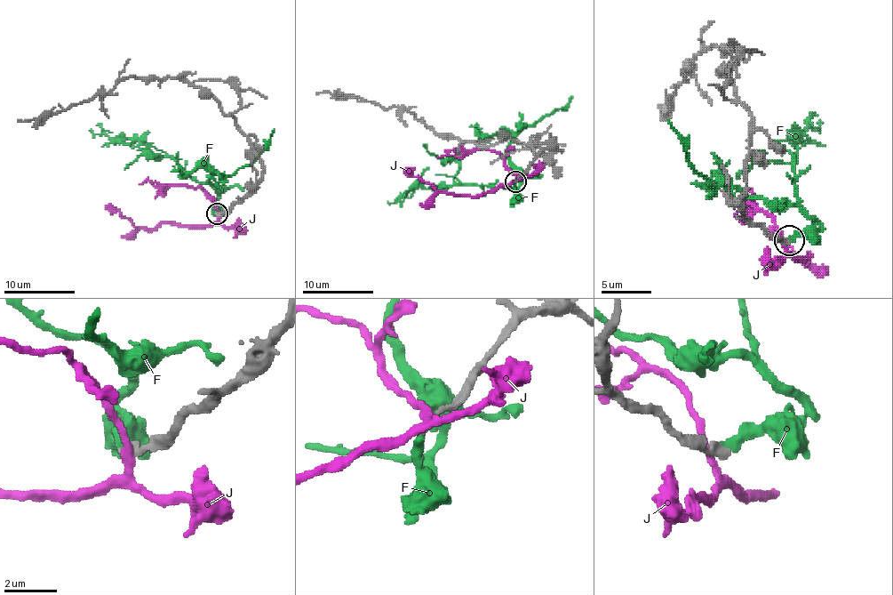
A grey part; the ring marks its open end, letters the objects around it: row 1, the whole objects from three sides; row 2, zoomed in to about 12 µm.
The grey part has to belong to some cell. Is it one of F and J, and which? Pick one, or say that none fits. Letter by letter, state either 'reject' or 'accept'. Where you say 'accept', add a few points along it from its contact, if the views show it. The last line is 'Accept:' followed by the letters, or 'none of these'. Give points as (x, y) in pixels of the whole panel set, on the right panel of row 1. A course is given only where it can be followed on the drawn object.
F: accept; course (786, 238), (800, 236), (812, 223), (812, 219), (797, 196), (794, 163), (797, 135), (819, 127), (817, 123)
J: reject
Accept: F

